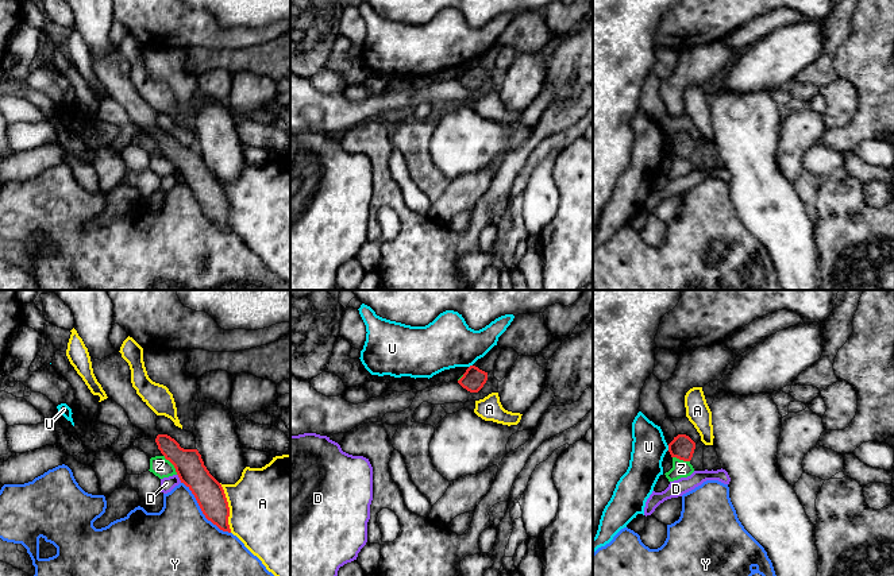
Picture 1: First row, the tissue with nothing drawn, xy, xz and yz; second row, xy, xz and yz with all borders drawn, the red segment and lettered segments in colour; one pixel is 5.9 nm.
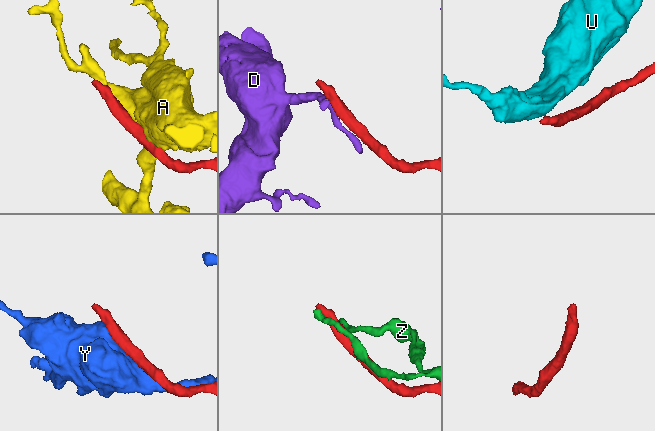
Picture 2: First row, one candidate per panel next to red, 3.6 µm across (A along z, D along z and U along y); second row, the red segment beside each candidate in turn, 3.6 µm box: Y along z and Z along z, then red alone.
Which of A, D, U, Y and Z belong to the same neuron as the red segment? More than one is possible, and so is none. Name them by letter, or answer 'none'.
none

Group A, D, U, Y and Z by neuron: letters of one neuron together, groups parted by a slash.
A / D / U / Y / Z

